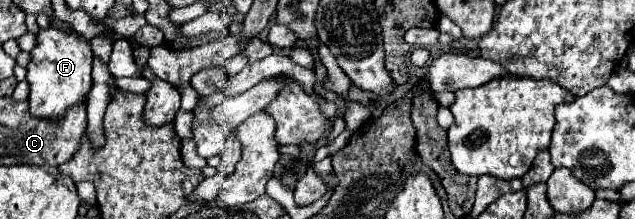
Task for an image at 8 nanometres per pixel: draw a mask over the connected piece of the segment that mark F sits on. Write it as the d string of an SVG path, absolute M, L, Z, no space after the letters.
M57 26L41 28L35 34L37 46L29 52L31 62L27 66L27 82L31 86L29 106L31 114L39 118L57 118L65 114L65 110L77 102L85 102L85 94L91 90L91 68L93 68L93 52L89 40L77 34L67 34L65 30L57 30Z

